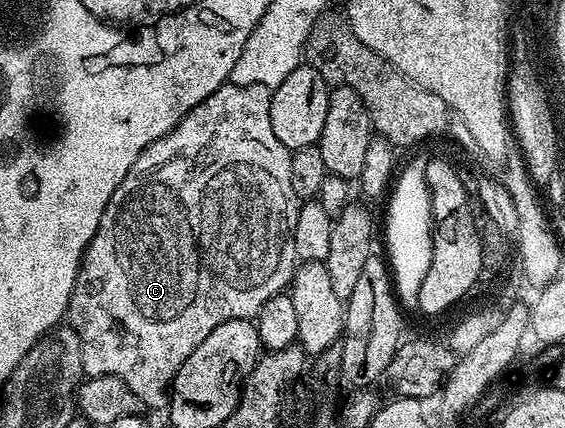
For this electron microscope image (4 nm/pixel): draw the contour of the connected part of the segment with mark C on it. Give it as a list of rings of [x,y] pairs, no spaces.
[[[226,83],[218,87],[203,103],[199,103],[190,113],[174,127],[170,133],[163,135],[155,143],[151,143],[135,159],[131,171],[115,187],[115,195],[107,203],[103,211],[103,219],[99,219],[99,227],[85,248],[81,257],[81,270],[77,272],[73,294],[69,300],[68,320],[73,320],[72,328],[78,331],[79,341],[87,341],[91,345],[109,345],[109,337],[117,339],[115,343],[115,357],[109,355],[107,363],[103,359],[103,367],[107,367],[106,376],[118,377],[125,371],[129,381],[124,388],[145,387],[145,398],[142,401],[146,410],[164,410],[169,404],[170,389],[185,360],[219,327],[219,323],[227,323],[231,319],[248,321],[256,318],[257,312],[276,293],[288,290],[293,280],[293,270],[298,268],[299,262],[295,251],[295,223],[299,199],[295,195],[295,187],[291,187],[291,151],[275,139],[275,131],[271,131],[271,99],[273,94],[267,85],[234,85]]]

